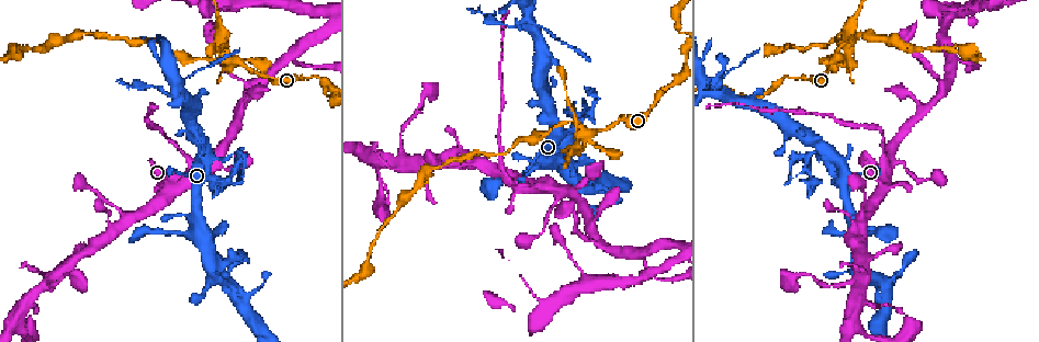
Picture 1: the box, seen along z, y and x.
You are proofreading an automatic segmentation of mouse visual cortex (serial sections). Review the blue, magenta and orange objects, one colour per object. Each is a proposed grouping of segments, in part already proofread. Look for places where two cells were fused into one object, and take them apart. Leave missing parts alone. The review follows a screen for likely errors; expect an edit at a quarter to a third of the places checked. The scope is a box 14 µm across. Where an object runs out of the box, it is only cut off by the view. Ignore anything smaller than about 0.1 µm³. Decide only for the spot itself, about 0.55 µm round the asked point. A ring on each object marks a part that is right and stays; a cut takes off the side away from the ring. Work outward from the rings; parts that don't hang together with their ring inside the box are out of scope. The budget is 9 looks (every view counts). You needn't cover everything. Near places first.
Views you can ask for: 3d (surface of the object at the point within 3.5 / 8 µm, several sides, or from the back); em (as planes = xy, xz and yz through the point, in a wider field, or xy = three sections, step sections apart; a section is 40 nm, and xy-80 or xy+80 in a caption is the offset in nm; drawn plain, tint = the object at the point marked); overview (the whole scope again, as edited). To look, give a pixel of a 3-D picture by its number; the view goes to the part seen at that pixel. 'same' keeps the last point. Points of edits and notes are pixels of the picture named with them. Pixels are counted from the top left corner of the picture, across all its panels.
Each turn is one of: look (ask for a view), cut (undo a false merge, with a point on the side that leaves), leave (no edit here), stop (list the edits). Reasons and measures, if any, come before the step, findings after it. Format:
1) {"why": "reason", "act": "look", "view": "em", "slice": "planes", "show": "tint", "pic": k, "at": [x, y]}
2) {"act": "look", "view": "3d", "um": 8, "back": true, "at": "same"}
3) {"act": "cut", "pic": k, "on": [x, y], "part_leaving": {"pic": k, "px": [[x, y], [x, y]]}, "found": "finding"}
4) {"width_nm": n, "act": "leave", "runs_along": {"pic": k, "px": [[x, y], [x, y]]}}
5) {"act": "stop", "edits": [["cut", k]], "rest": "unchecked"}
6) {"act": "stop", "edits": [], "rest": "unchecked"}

{"why": "sharp bend", "act": "look", "view": "3d", "um": 3.5, "pic": 1, "at": [583, 119]}

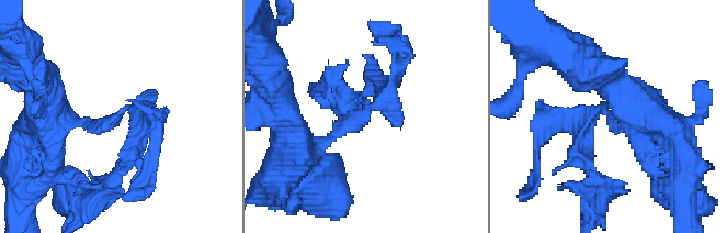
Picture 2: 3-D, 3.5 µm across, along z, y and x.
{"act": "look", "view": "em", "slice": "xy", "step": 1, "show": "tint", "pic": 2, "at": [371, 108]}

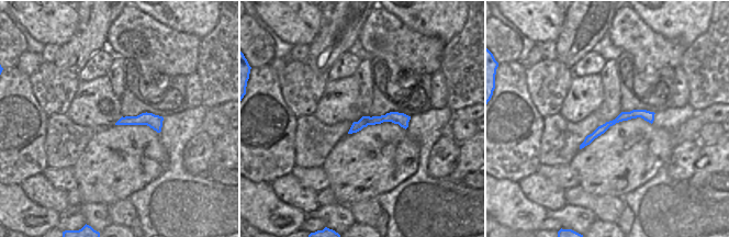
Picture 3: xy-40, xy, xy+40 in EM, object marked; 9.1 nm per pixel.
{"width_nm": 100, "act": "cut", "pic": 2, "on": [590, 140], "border": {"pic": 3, "px": [[370, 117], [369, 124]]}, "found": "two cells meet here"}

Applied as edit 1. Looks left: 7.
{"why": "redraw", "act": "look", "view": "overview"}

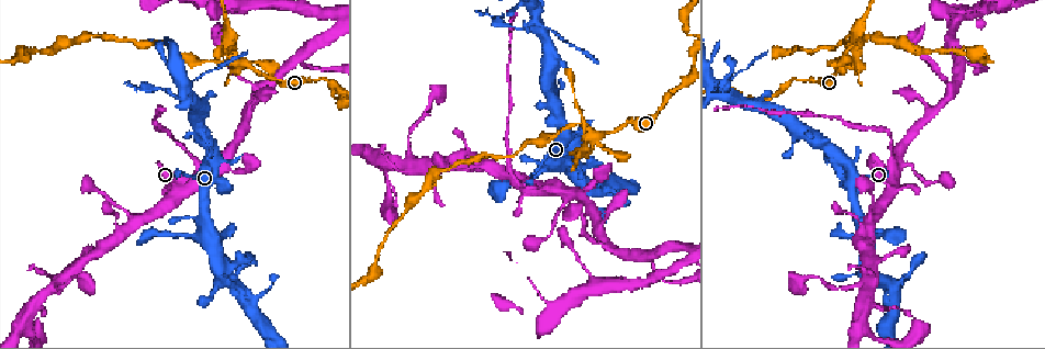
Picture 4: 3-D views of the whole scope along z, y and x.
{"why": "thin neck", "act": "look", "view": "3d", "um": 8, "pic": 4, "at": [241, 63]}

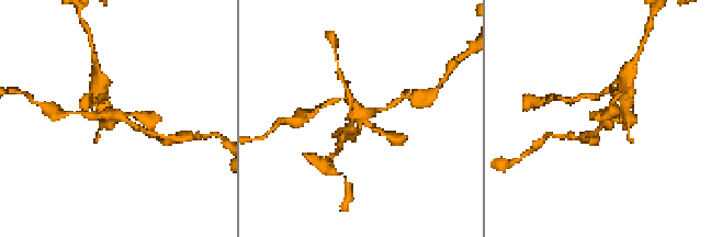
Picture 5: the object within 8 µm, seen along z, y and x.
{"why": "need the tissue", "act": "look", "view": "em", "slice": "xy", "step": 5, "show": "tint", "pic": 5, "at": [360, 115]}

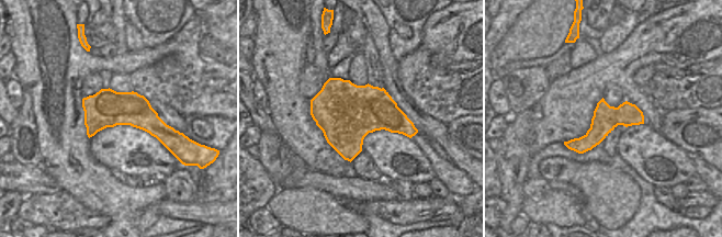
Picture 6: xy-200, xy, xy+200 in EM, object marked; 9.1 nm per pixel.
{"act": "cut", "pic": 5, "on": [624, 108], "found": "two cells meet here"}

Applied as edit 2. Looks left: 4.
{"why": "thick turns thin", "act": "look", "view": "3d", "um": 8, "pic": 4, "at": [195, 160]}

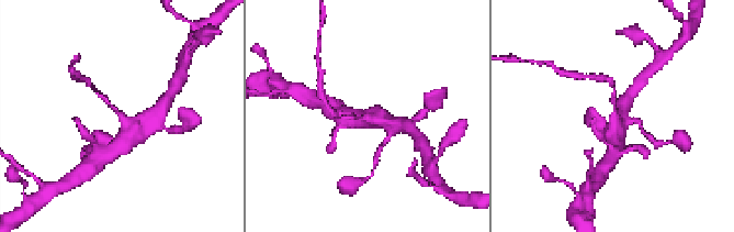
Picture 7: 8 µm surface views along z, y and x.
{"arm_widths_nm": [200, 600], "act": "look", "view": "em", "slice": "xy", "step": 1, "show": "tint", "pic": 7, "at": [120, 113]}

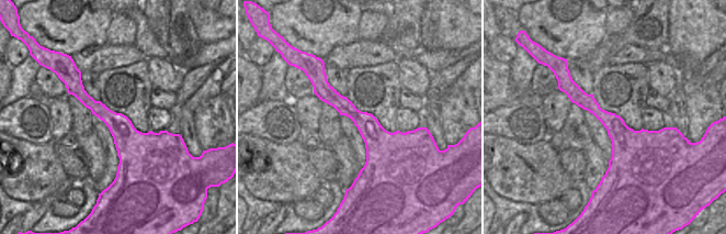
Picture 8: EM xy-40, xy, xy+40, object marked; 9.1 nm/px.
{"act": "leave", "runs_along": {"pic": 8, "px": [[78, 75], [77, 89], [125, 135], [122, 176]]}, "found": "continuous, no second cell"}

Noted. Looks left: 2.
{"act": "stop", "edits": [["cut", 2], ["cut", 5]], "rest": "unchecked"}

